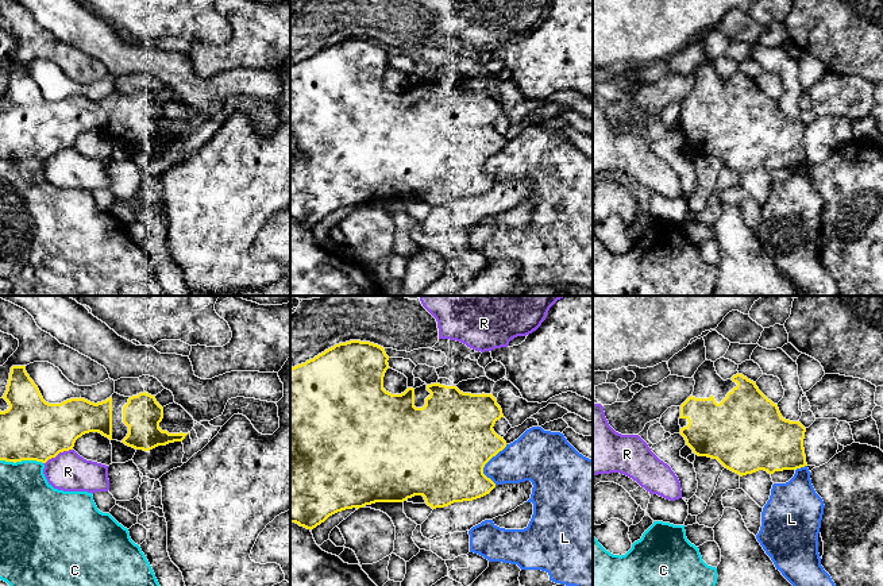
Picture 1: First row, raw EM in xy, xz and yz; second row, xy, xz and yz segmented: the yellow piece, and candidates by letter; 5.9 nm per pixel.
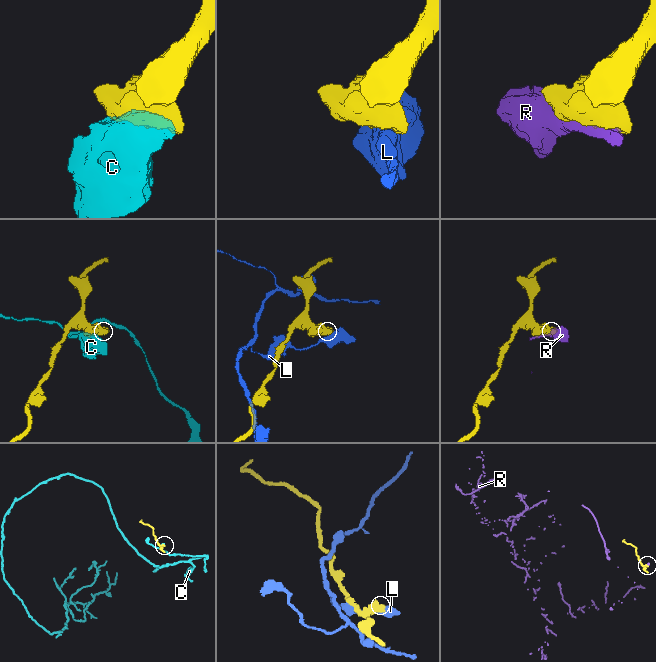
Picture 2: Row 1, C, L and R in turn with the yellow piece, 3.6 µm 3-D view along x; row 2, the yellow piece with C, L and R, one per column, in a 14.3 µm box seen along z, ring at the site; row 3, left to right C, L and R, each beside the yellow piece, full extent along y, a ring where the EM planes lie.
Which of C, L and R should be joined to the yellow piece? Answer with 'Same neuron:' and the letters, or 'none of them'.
Same neuron: none of them

